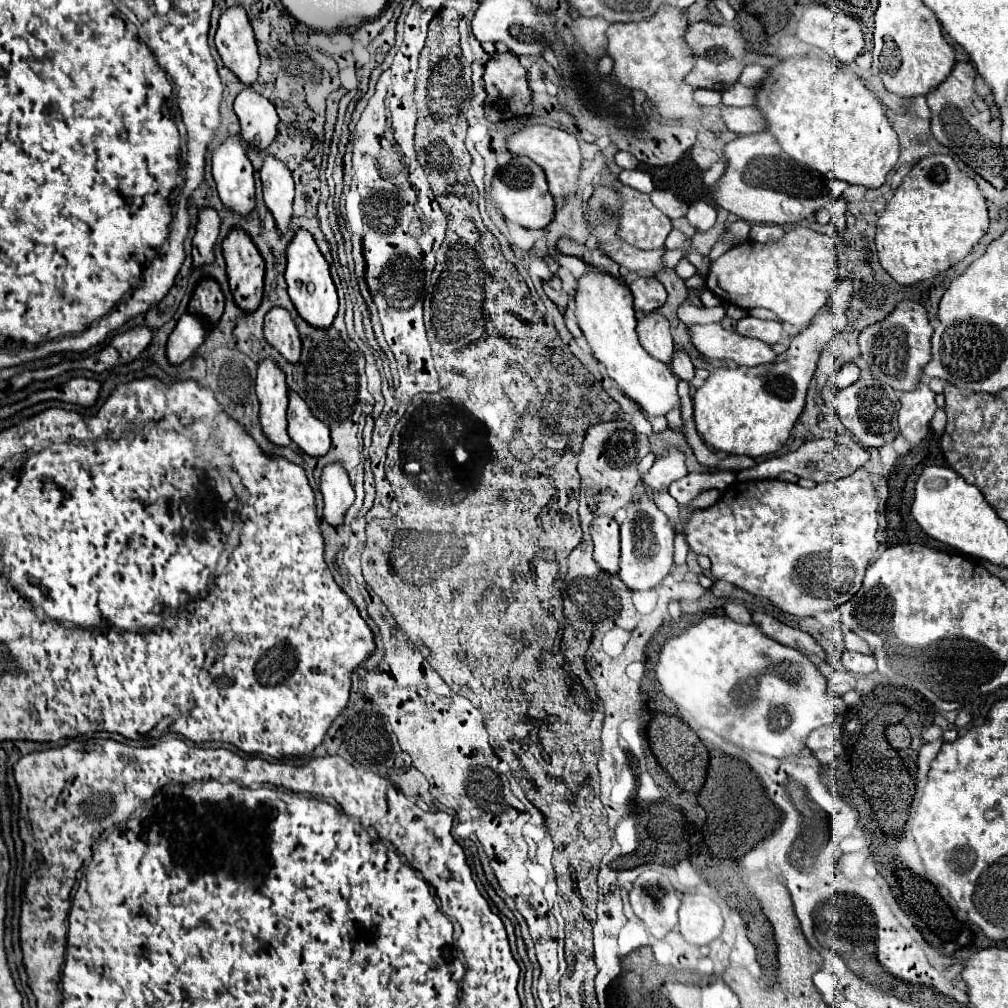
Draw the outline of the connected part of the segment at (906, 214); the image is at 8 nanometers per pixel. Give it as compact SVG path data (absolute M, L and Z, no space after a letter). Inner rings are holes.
M950 155L920 159L888 201L876 229L880 265L902 285L930 279L964 259L988 231L988 209L976 181Z

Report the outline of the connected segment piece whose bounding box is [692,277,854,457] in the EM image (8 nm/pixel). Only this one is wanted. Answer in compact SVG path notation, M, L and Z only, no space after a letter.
M846 277L836 285L834 295L828 299L826 311L818 313L810 327L792 337L792 345L778 355L774 363L758 367L736 367L736 369L716 369L700 389L696 389L694 419L696 429L704 443L718 451L738 453L748 457L762 457L776 453L786 439L804 409L808 383L816 371L820 351L832 341L832 337L846 327L846 309L852 301L854 287L852 279Z

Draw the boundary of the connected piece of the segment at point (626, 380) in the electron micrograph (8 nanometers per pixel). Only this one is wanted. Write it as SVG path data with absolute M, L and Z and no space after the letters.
M590 267L588 273L584 273L580 279L578 279L578 291L576 291L576 299L574 299L574 305L576 305L576 317L578 317L578 325L584 333L584 337L588 339L590 347L594 349L594 355L596 359L606 367L608 371L608 377L614 379L618 383L618 387L622 389L624 395L628 395L630 399L634 399L642 411L650 417L658 417L658 415L668 415L672 409L678 409L680 411L680 397L678 397L678 377L670 371L668 365L660 363L660 361L654 361L646 351L644 347L638 343L638 335L636 335L636 317L634 317L634 303L632 303L632 293L630 289L616 281L614 277L610 277L608 273L604 273L602 269L596 269L596 267Z

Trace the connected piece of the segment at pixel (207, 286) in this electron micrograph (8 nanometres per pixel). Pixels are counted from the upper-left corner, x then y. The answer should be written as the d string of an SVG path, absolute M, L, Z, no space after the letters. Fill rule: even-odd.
M212 277L202 279L190 299L188 311L202 315L208 323L208 329L212 329L214 323L218 323L222 309L224 309L224 293L220 289L220 283Z

